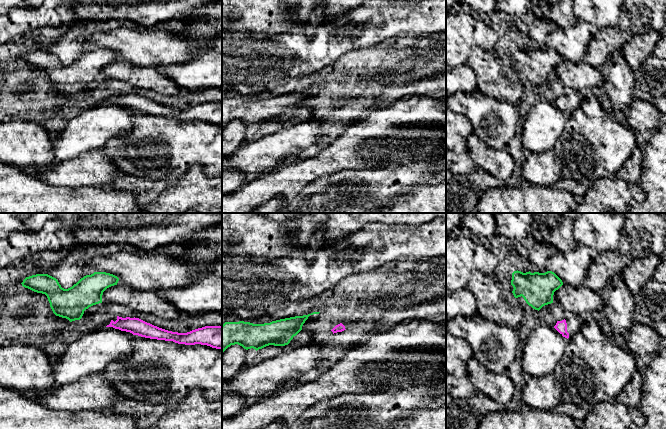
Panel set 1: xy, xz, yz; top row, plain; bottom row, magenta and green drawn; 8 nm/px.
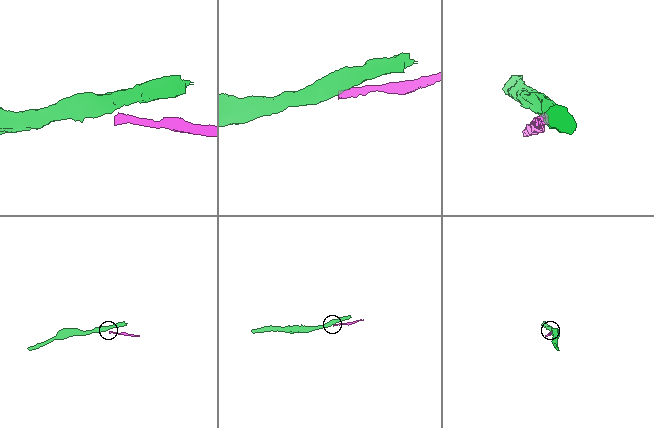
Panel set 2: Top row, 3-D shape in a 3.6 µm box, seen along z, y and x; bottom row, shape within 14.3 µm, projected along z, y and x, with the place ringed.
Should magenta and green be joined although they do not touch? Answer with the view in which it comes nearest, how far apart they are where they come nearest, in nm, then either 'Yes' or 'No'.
Closest in yz. Distance 150 nm. No

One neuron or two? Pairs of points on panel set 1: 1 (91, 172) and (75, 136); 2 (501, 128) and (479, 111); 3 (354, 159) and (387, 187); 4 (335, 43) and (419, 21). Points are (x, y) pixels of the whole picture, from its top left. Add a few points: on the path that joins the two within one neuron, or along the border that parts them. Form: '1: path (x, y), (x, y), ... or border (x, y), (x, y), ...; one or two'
1: border (101, 149), (84, 151), (61, 161); two
2: path (496, 124), (484, 113); one
3: border (372, 167), (343, 169), (341, 171); two
4: path (356, 42), (366, 39), (381, 24), (398, 21); one

